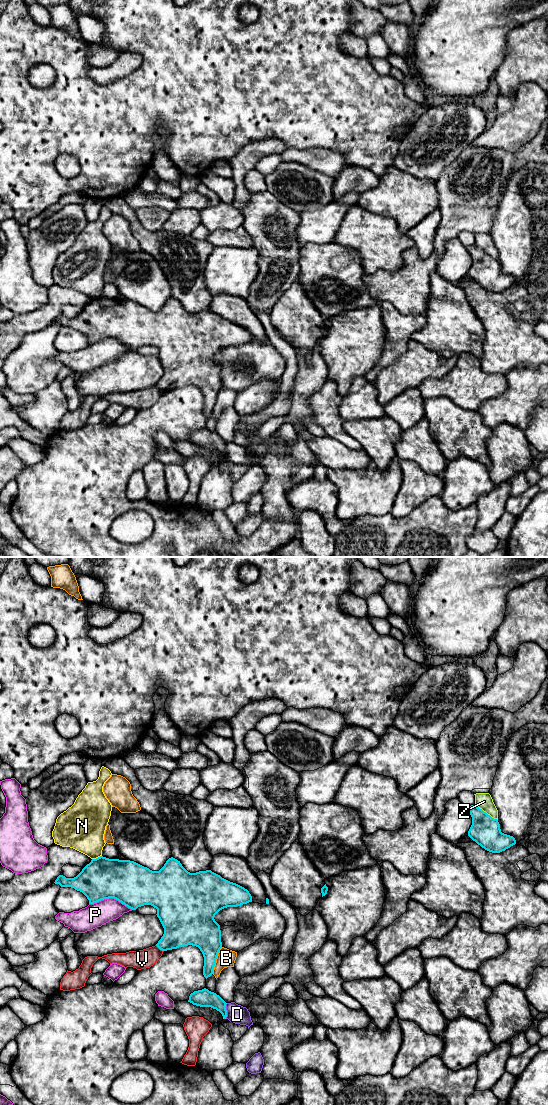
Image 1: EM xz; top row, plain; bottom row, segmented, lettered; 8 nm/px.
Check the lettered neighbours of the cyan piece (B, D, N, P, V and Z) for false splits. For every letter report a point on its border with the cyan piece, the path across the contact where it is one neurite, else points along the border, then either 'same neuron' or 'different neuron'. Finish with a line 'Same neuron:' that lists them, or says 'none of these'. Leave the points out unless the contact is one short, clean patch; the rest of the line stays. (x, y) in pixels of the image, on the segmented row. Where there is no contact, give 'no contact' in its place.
B: meets cyan in xz at (215, 960); different neuron
D: meets cyan in xz at (226, 1011); different neuron
N: meets cyan in xz at (96, 858); border along xz (101, 855), (92, 859); different neuron
P: meets cyan in xz at (111, 897); different neuron
V: meets cyan in xz at (159, 948); different neuron
Z: meets cyan in xz at (485, 812); different neuron
Same neuron: none of these

